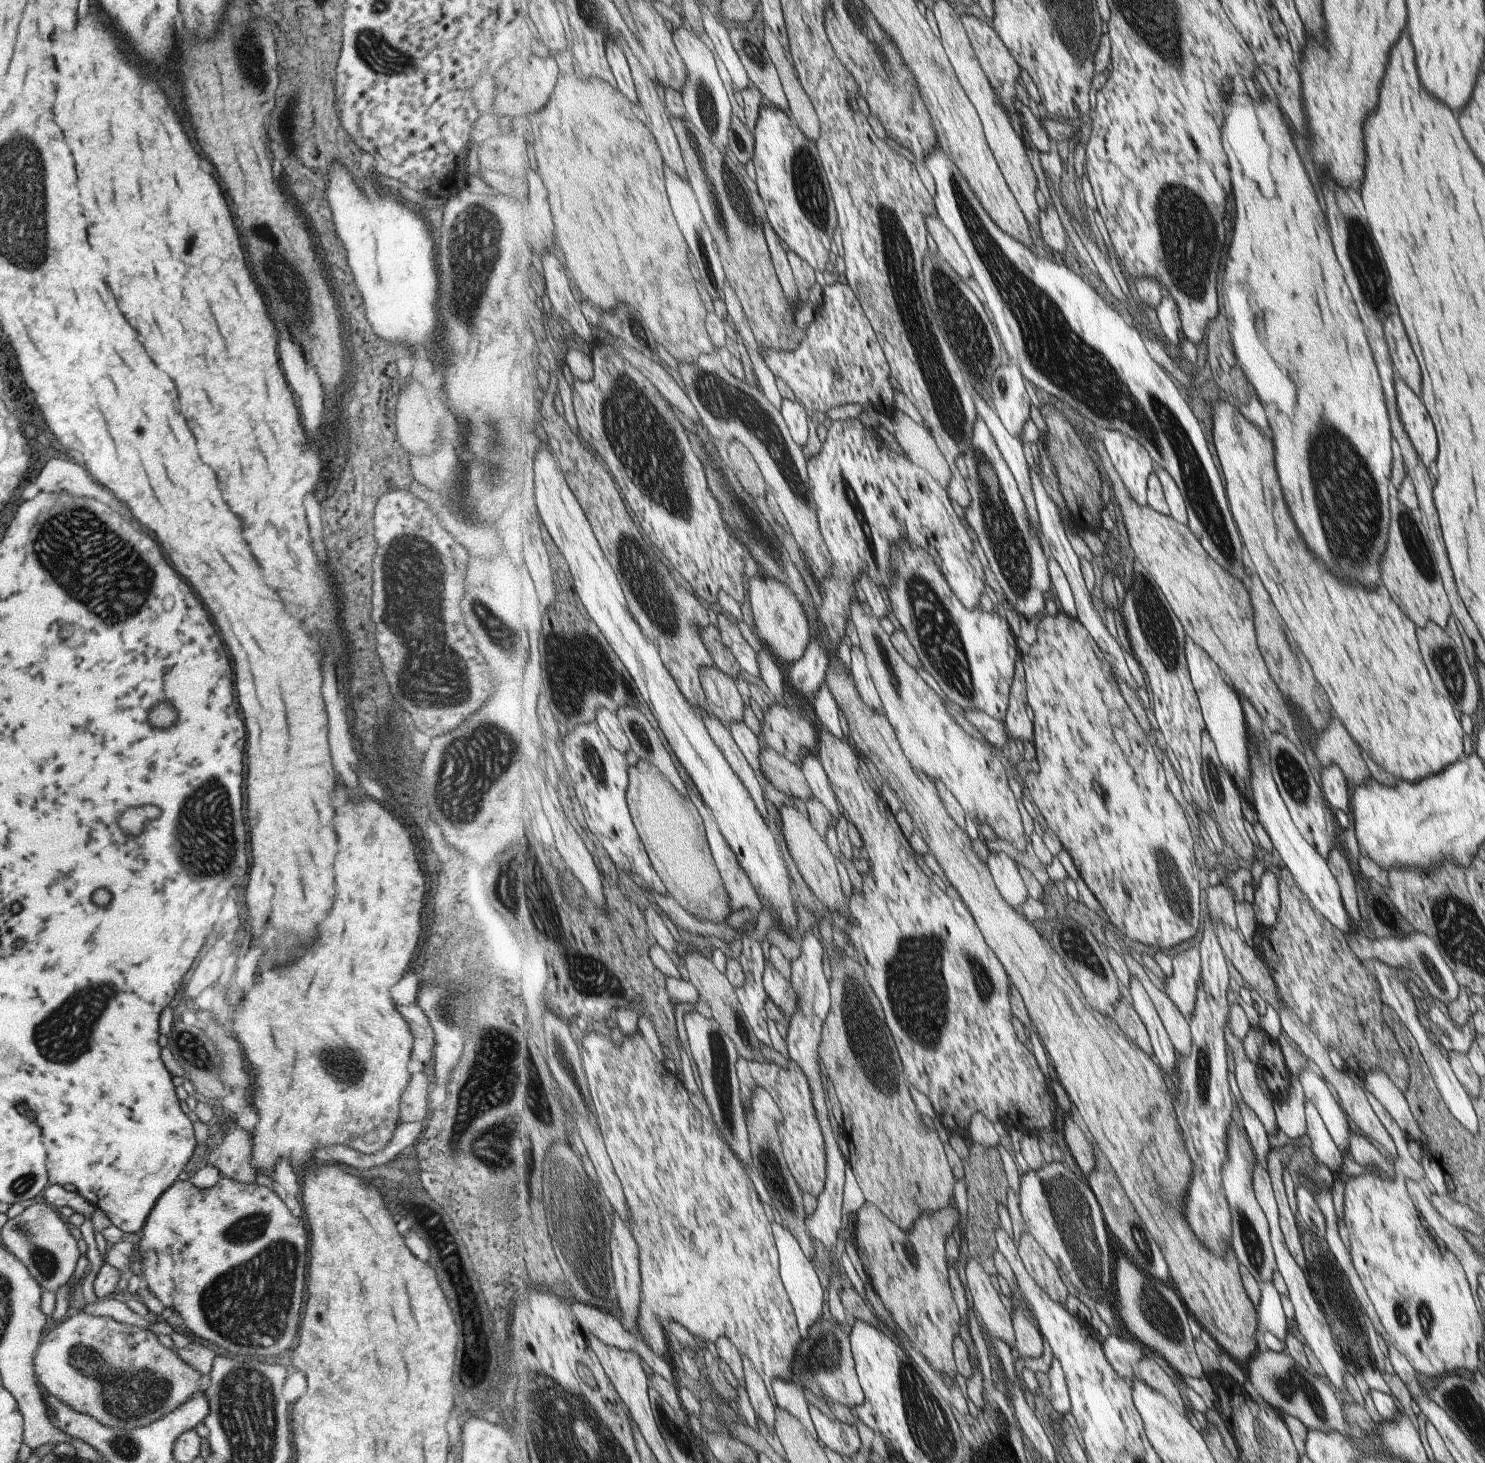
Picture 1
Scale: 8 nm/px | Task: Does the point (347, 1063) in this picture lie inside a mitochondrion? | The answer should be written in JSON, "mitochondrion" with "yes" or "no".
{"mitochondrion":"yes"}

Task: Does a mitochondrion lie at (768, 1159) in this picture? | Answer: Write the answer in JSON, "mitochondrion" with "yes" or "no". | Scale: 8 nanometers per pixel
{"mitochondrion":"yes"}

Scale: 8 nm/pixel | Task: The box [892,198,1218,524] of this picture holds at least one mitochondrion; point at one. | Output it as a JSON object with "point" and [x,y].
{"point":[956,311]}

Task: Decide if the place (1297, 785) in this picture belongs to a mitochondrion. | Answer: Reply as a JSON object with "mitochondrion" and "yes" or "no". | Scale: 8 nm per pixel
{"mitochondrion":"yes"}

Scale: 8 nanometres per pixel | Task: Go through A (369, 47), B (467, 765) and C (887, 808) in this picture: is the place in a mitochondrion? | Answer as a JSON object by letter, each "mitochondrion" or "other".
{"A":"mitochondrion","B":"mitochondrion","C":"other"}

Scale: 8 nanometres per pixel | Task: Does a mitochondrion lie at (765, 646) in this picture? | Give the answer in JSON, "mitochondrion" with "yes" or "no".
{"mitochondrion":"no"}

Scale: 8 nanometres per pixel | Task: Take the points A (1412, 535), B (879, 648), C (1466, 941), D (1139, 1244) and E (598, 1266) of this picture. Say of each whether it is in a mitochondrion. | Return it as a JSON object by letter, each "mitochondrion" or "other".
{"A":"mitochondrion","B":"mitochondrion","C":"mitochondrion","D":"mitochondrion","E":"mitochondrion"}

